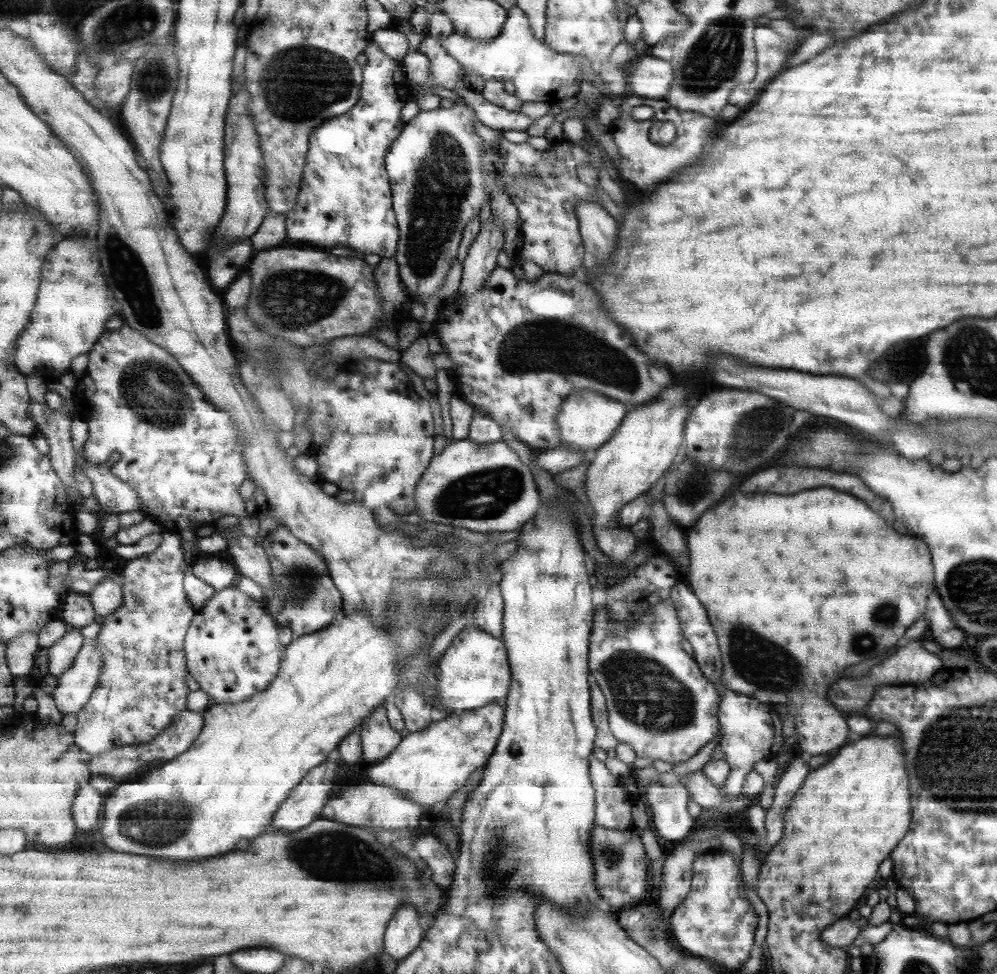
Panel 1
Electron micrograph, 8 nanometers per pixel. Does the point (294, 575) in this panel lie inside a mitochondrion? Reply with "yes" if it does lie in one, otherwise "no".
yes

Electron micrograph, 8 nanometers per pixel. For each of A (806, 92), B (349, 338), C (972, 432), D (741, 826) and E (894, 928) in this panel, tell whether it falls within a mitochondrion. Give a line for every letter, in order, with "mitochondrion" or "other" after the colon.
A: other
B: other
C: other
D: other
E: other

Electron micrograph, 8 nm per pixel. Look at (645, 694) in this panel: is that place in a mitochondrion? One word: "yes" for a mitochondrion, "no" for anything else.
yes

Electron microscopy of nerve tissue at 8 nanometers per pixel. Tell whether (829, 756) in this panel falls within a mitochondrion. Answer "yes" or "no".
no

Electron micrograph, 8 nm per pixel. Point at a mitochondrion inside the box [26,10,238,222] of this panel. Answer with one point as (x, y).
(122, 35)

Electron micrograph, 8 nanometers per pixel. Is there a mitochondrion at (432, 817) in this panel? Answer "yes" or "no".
no

